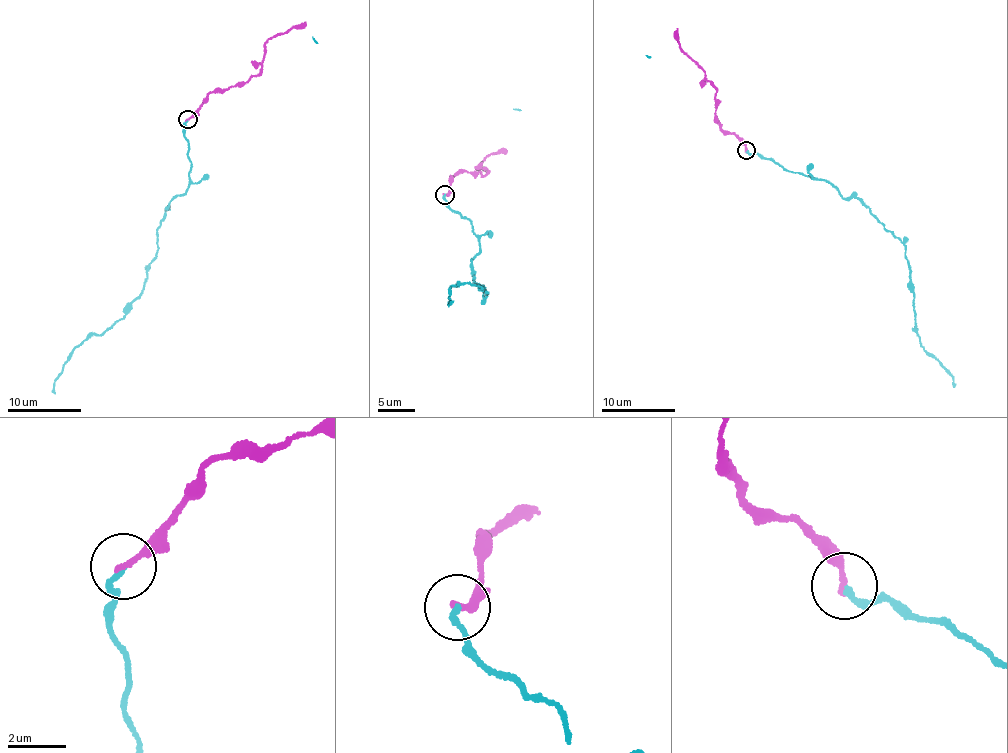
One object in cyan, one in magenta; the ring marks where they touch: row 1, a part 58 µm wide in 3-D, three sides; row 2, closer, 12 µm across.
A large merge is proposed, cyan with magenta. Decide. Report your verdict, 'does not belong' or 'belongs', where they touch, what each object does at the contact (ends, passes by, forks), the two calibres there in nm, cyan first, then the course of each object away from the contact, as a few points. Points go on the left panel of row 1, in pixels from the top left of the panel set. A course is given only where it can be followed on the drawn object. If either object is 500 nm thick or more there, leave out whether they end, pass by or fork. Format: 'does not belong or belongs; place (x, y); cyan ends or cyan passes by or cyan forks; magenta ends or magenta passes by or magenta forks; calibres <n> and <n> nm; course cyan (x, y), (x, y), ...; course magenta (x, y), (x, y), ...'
belongs; place (187, 119); cyan ends; magenta ends; calibres 190 and 200 nm; course cyan (187, 119), (191, 183), (164, 212), (143, 291), (130, 310), (76, 348), (54, 384), (55, 394); course magenta (187, 119), (207, 96), (229, 87), (241, 86), (256, 75), (262, 68), (265, 44), (269, 38), (306, 21)

